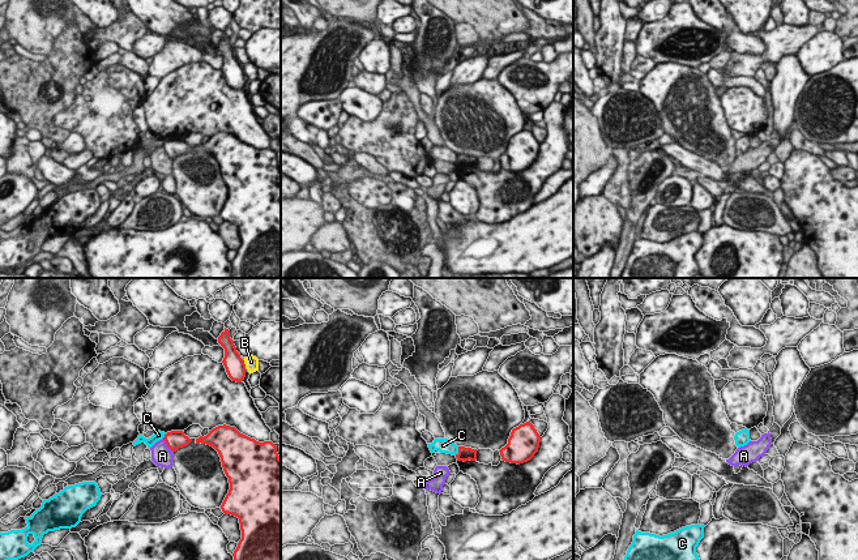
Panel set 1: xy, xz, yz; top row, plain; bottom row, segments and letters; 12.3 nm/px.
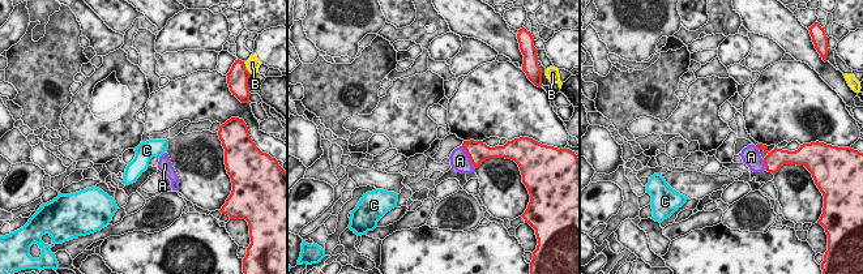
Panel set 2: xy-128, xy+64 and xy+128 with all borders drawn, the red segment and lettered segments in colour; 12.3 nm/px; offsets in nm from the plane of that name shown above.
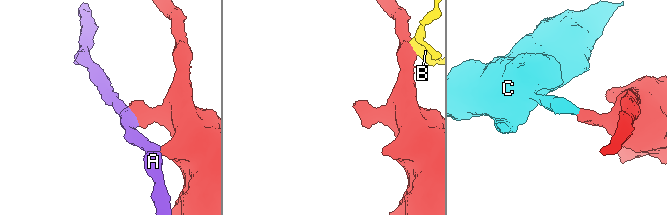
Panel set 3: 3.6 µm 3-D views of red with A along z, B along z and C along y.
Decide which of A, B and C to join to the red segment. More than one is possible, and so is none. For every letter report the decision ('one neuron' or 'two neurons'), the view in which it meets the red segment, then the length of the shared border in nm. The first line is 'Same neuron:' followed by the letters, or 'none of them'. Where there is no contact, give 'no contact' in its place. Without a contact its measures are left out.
Same neuron: none of them
A: two neurons; contact in xy; length 220 nm
B: two neurons; contact in xy; length 100 nm
C: two neurons; contact in xz; length 120 nm

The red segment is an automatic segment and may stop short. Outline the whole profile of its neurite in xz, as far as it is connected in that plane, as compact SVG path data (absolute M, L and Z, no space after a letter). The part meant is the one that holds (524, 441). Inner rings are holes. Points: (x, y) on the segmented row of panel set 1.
M529 420L512 429L508 444L499 452L503 461L520 465L534 457L539 443L541 435Z

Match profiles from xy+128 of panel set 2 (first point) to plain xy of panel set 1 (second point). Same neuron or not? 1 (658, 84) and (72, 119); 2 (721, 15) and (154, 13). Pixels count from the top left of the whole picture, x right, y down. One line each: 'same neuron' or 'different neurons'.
1: different neurons
2: different neurons

